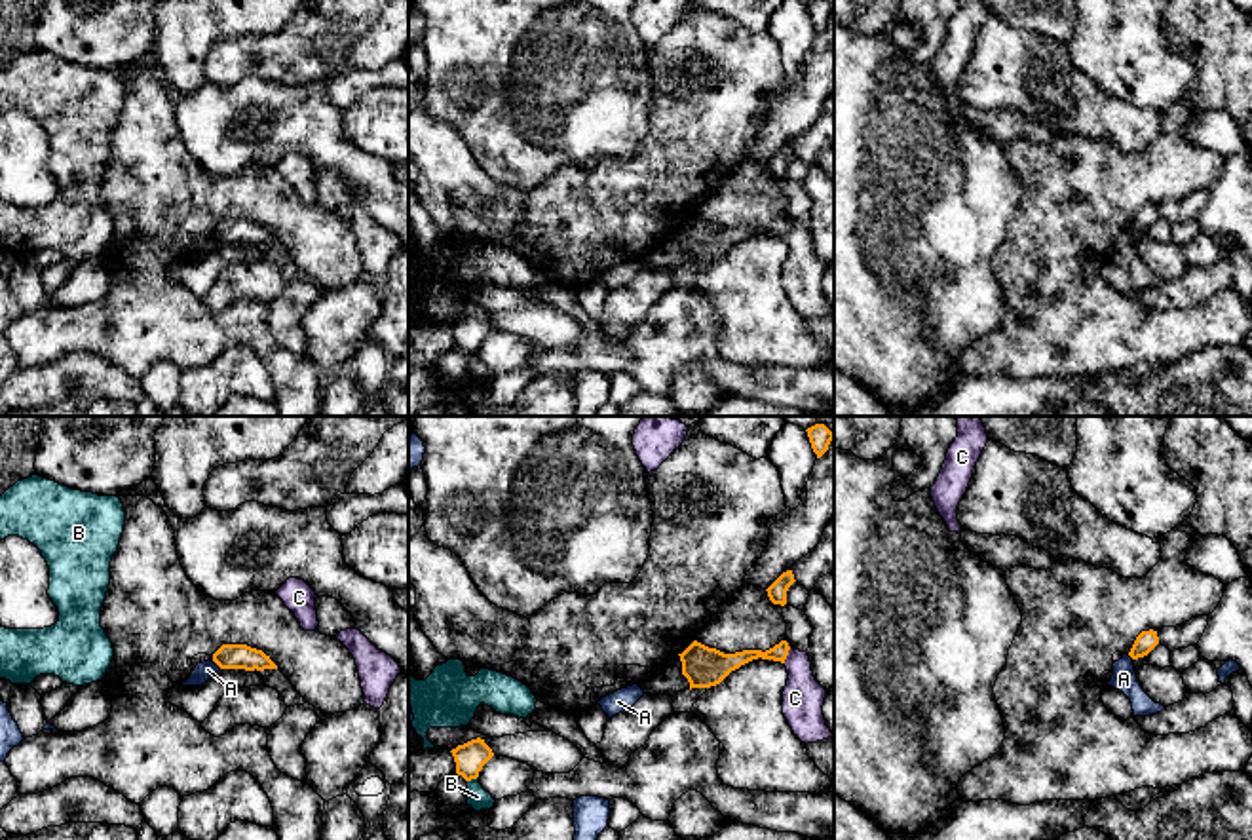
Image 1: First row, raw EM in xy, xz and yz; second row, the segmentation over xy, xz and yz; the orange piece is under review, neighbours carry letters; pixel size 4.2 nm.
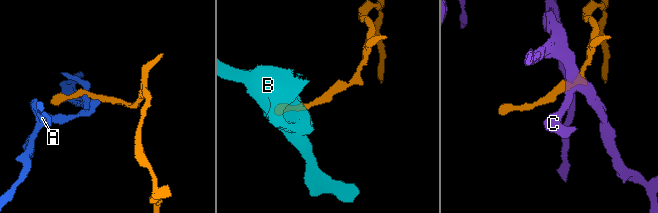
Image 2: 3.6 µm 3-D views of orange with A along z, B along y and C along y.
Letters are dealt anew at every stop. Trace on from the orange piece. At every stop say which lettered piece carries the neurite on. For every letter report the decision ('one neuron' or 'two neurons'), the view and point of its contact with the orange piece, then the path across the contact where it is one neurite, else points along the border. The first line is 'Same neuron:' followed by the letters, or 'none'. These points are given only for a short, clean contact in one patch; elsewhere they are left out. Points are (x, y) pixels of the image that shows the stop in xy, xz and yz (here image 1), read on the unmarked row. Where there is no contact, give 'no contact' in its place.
Same neuron: none
A: two neurons; contact xy (217, 238); border xy (213, 234), (221, 242)
B: two neurons; contact xz (472, 352)
C: two neurons; contact xz (787, 229); border xz (791, 223), (783, 236)

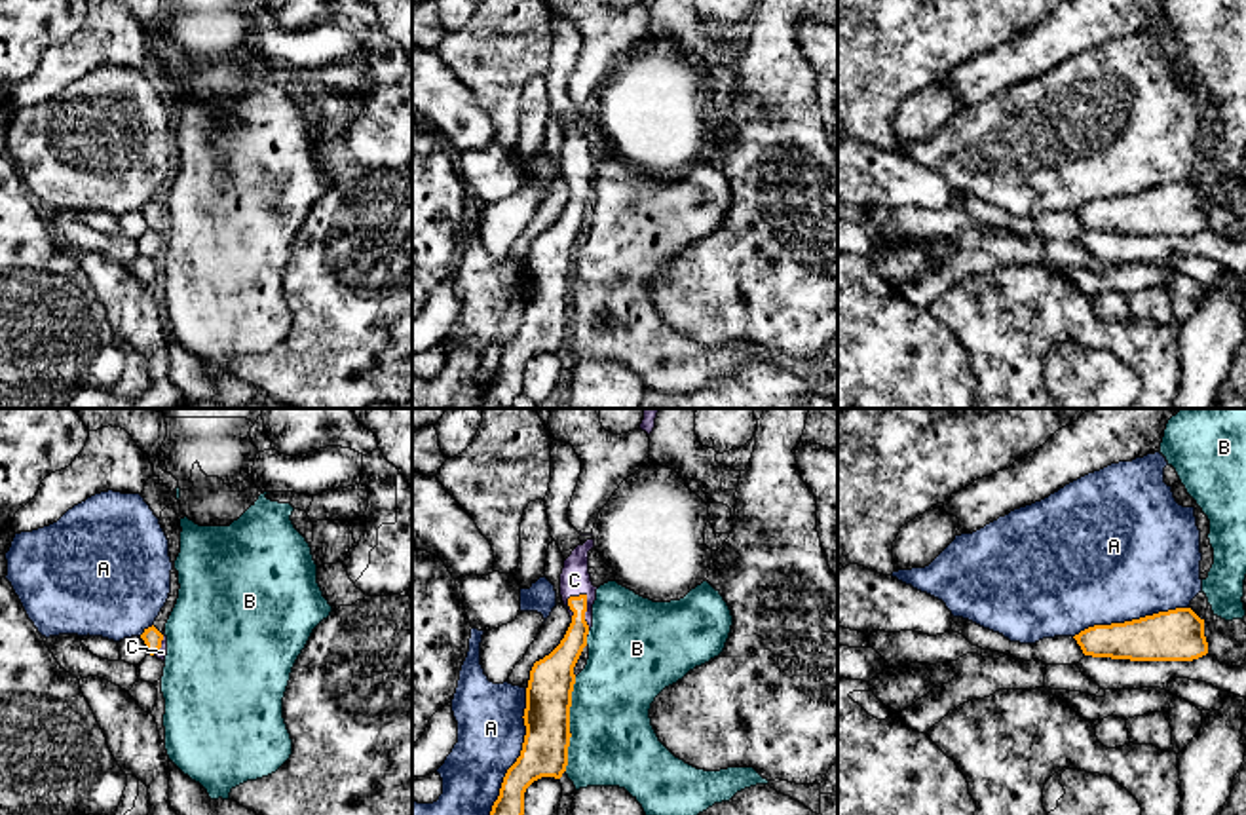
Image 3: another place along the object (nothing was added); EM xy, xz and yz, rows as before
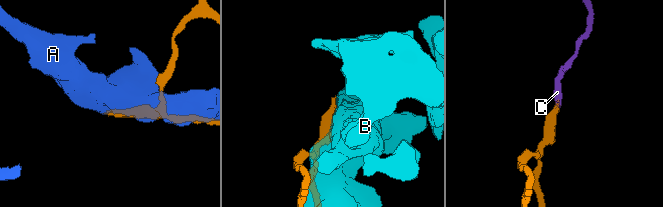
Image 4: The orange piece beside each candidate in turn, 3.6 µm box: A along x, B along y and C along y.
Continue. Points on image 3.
Same neuron: C
A: two neurons; contact xz (521, 327)
B: two neurons; contact xz (568, 299)
C: one neuron; contact xz (585, 181); way xz (563, 234), (576, 213), (585, 181), (585, 171), (574, 154)

